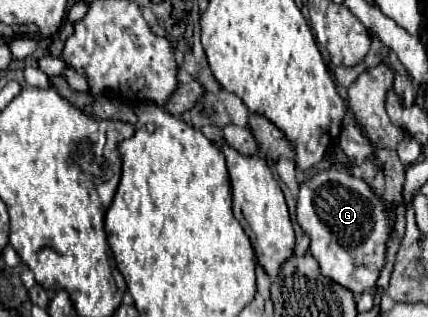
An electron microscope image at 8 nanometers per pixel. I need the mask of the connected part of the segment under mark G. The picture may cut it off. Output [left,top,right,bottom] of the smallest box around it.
[297,169,389,293]

